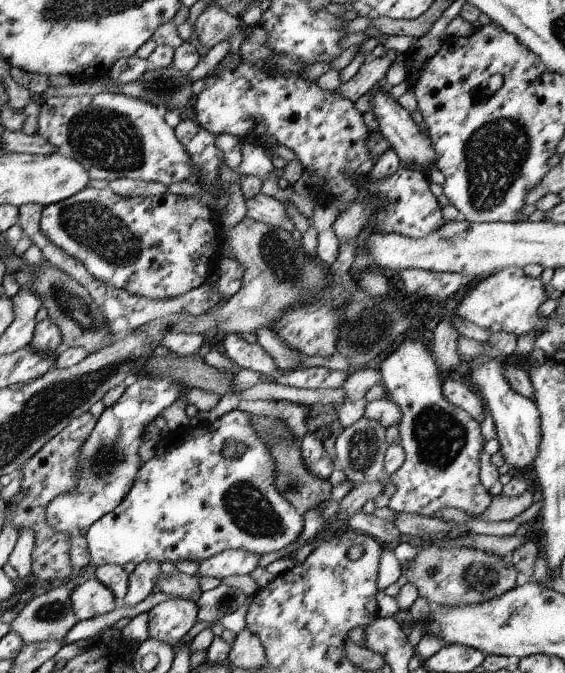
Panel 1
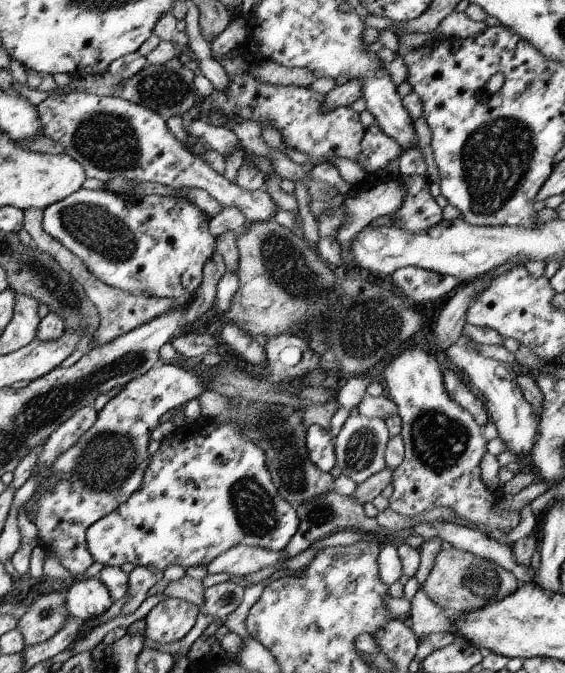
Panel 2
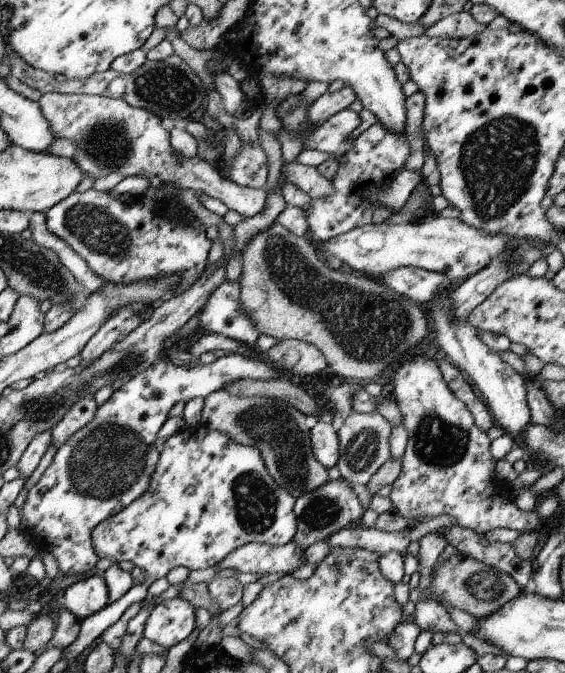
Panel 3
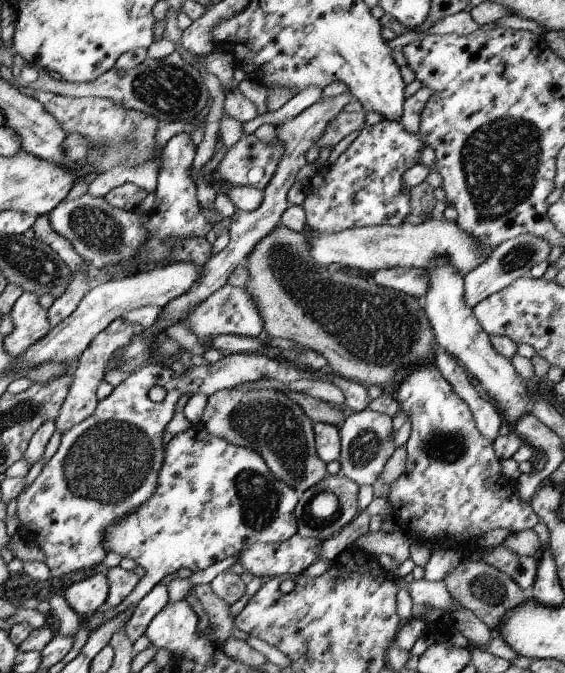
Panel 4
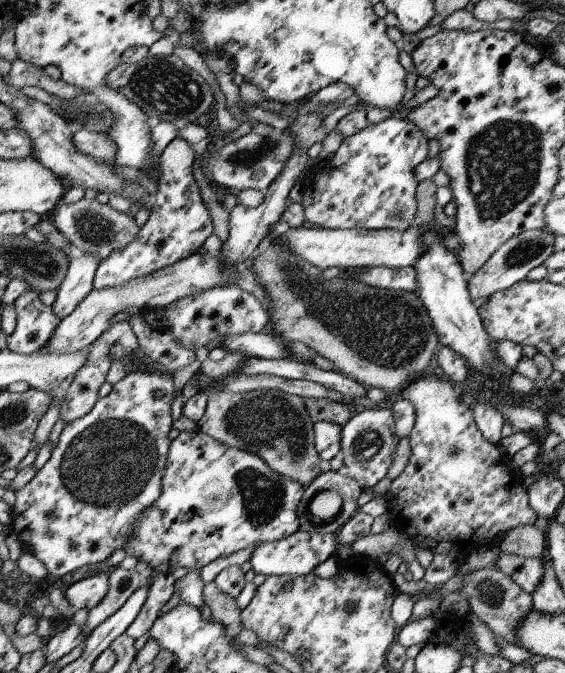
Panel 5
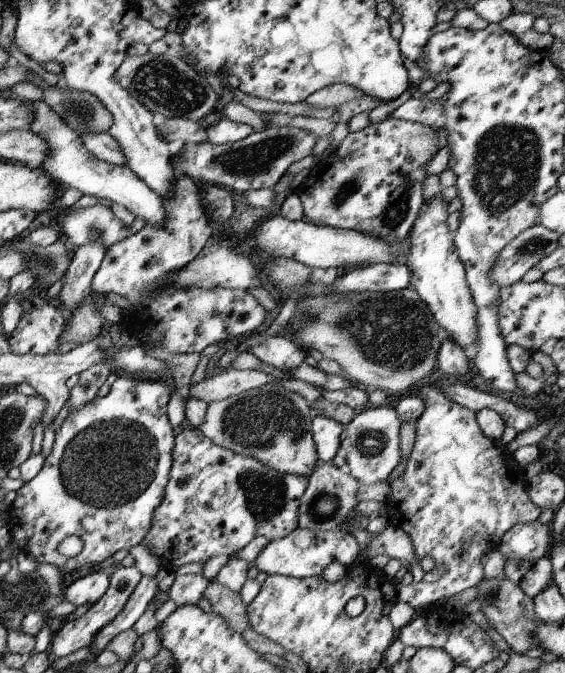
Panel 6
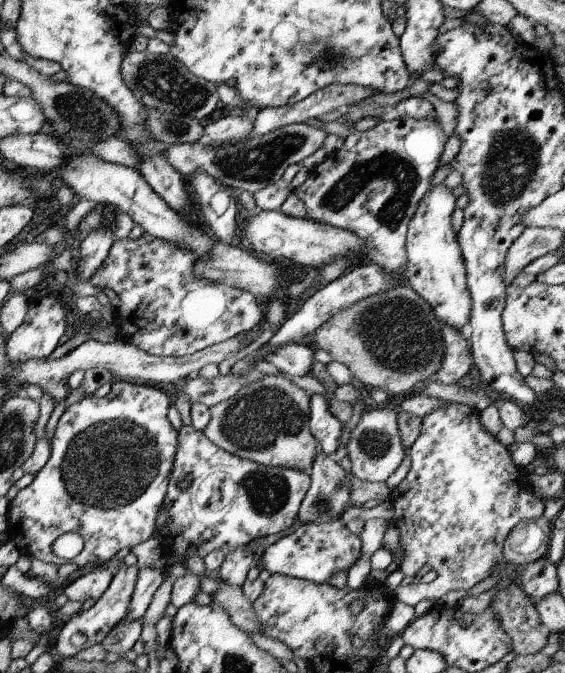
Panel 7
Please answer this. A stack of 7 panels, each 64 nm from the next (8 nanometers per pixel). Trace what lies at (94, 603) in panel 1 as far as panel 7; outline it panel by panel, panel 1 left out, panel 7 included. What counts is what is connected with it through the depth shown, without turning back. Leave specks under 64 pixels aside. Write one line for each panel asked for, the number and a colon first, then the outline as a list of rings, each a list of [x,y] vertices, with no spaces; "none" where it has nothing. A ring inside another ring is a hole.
2: [[[87,578],[87,580],[75,582],[65,592],[67,614],[73,618],[79,618],[83,622],[101,616],[111,604],[113,604],[113,600],[109,596],[109,590],[97,578],[91,578],[91,580]]]
3: [[[91,576],[87,580],[79,580],[73,586],[69,586],[61,598],[61,606],[73,612],[79,620],[85,620],[95,612],[99,612],[103,606],[107,606],[109,604],[107,600],[109,592],[105,580],[99,576]]]
4: [[[95,574],[91,578],[85,578],[81,582],[71,584],[65,590],[63,598],[77,612],[79,618],[89,618],[89,616],[93,616],[97,612],[97,608],[103,606],[107,594],[109,594],[107,576]]]
5: [[[99,572],[99,574],[93,574],[89,578],[83,578],[71,584],[65,590],[65,598],[73,606],[73,610],[79,610],[79,608],[91,610],[103,600],[107,590],[109,590],[109,576]]]
6: [[[93,572],[87,574],[79,580],[75,580],[73,584],[69,584],[65,588],[65,600],[69,600],[75,606],[83,606],[83,604],[95,604],[101,600],[101,596],[107,592],[109,588],[109,574],[101,572]]]
7: [[[101,566],[85,576],[75,578],[69,586],[63,588],[63,596],[69,602],[83,602],[83,604],[87,600],[97,602],[101,594],[107,590],[107,586],[111,584],[113,576],[115,576],[115,570],[111,570],[109,566]]]

